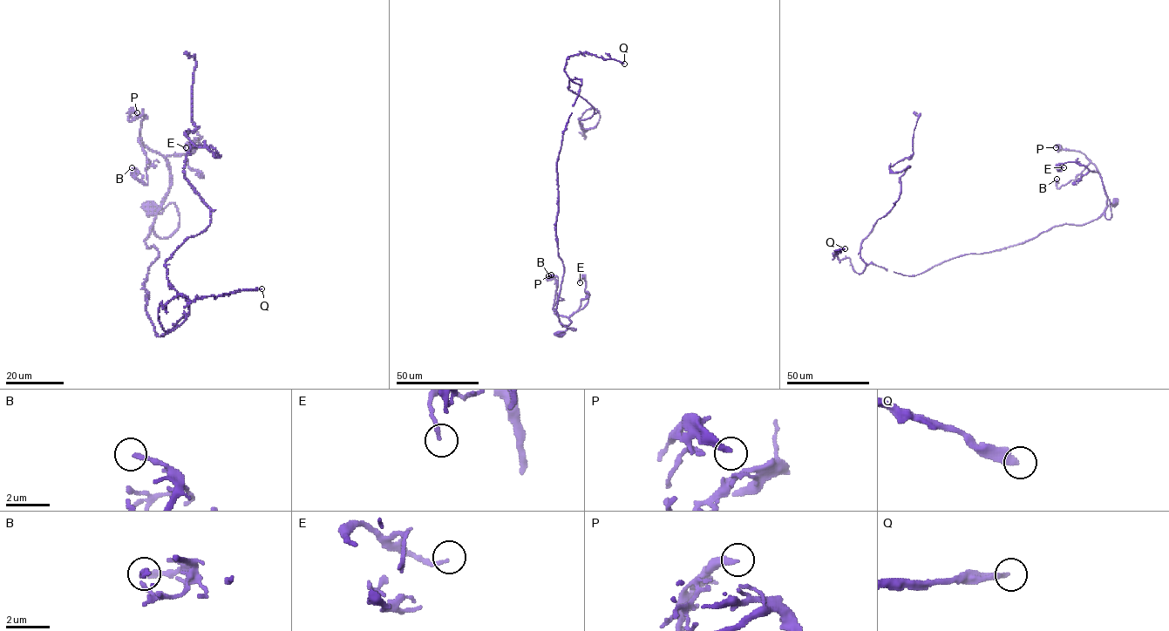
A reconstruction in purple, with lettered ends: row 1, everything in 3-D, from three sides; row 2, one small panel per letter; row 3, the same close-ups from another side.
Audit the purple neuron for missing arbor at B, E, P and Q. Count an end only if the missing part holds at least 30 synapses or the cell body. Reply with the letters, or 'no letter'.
Q

